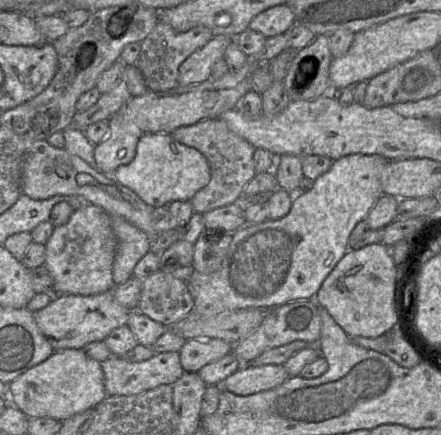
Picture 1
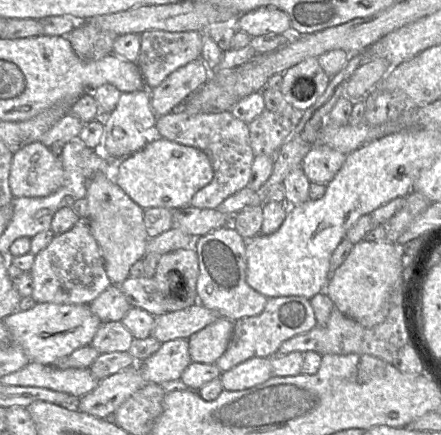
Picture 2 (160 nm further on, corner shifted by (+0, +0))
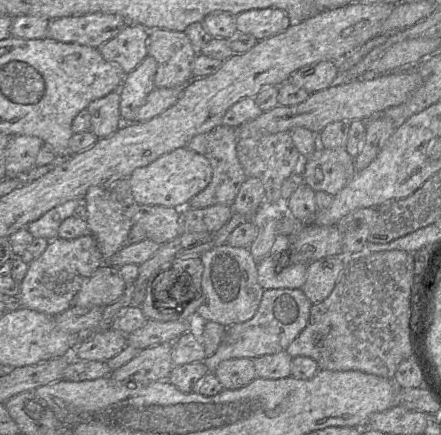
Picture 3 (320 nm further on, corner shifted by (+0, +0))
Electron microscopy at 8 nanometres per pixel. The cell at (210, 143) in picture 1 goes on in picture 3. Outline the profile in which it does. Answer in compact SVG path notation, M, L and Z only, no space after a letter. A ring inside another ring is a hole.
M220 124L208 132L194 136L188 142L187 148L203 155L209 161L212 168L212 180L203 191L190 200L186 207L200 209L217 204L232 205L242 184L247 179L237 156L238 141L236 128Z

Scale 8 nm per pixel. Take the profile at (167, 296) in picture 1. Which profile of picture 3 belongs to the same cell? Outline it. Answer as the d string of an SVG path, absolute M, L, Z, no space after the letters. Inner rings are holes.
M104 264L82 285L72 306L107 307L116 302L125 293L127 287L119 268Z

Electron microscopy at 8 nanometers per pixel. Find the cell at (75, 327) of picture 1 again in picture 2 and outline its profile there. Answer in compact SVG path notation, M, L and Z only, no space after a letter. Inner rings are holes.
M37 303L27 311L16 310L3 323L30 362L51 365L75 350L90 345L102 322L87 304Z

